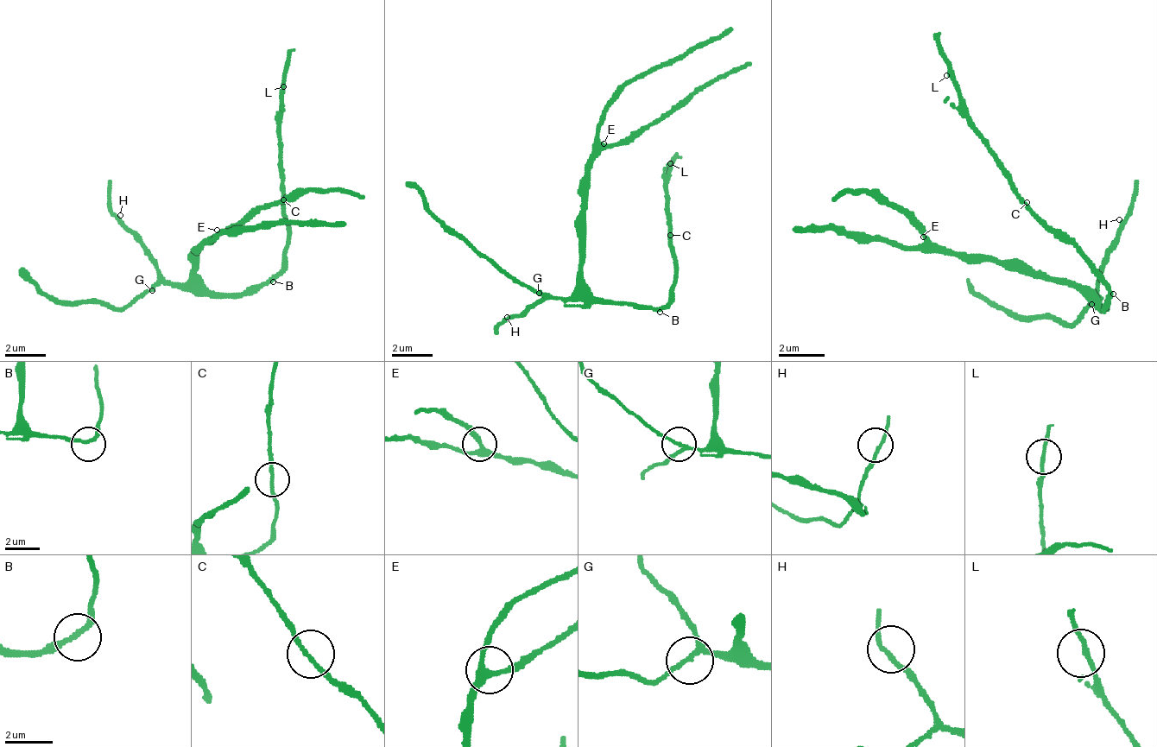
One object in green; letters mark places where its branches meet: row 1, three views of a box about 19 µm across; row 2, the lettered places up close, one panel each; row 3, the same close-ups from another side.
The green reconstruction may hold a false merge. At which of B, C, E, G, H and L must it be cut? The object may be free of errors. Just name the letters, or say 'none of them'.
none of them

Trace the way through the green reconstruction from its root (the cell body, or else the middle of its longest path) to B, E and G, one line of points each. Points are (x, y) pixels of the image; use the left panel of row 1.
B: (206, 286), (211, 291), (248, 291), (253, 286), (268, 286), (273, 281)
E: (206, 286), (196, 276), (196, 250), (217, 230)
G: (206, 286), (155, 286), (150, 291)

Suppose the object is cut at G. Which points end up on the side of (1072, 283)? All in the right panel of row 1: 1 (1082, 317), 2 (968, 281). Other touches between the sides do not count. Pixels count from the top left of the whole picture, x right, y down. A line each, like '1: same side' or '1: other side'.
1: other side
2: other side

